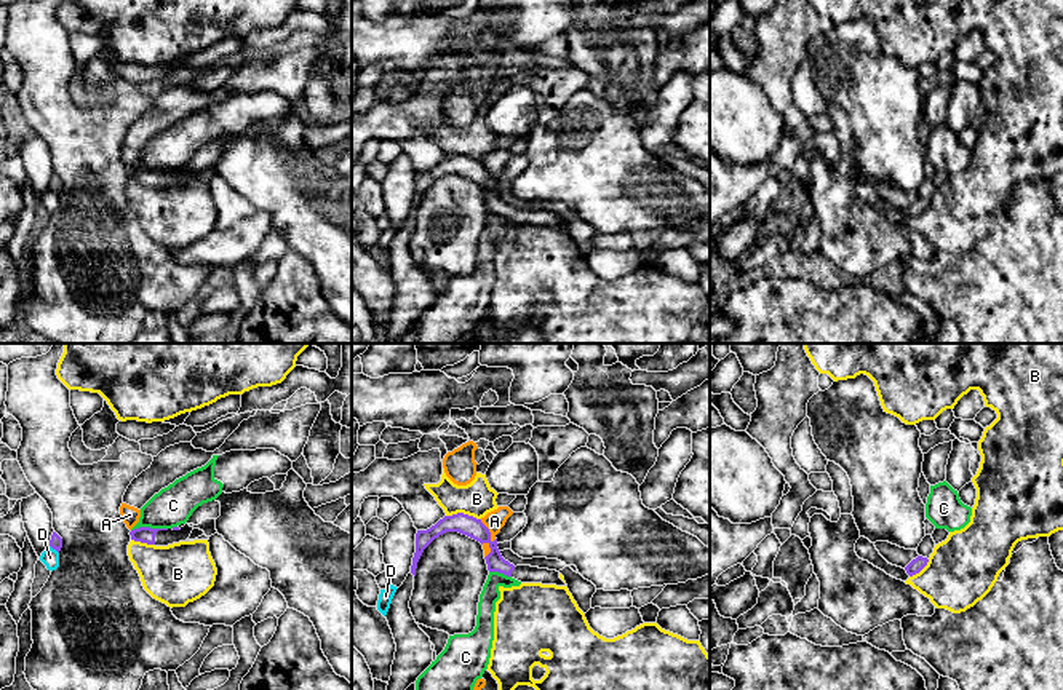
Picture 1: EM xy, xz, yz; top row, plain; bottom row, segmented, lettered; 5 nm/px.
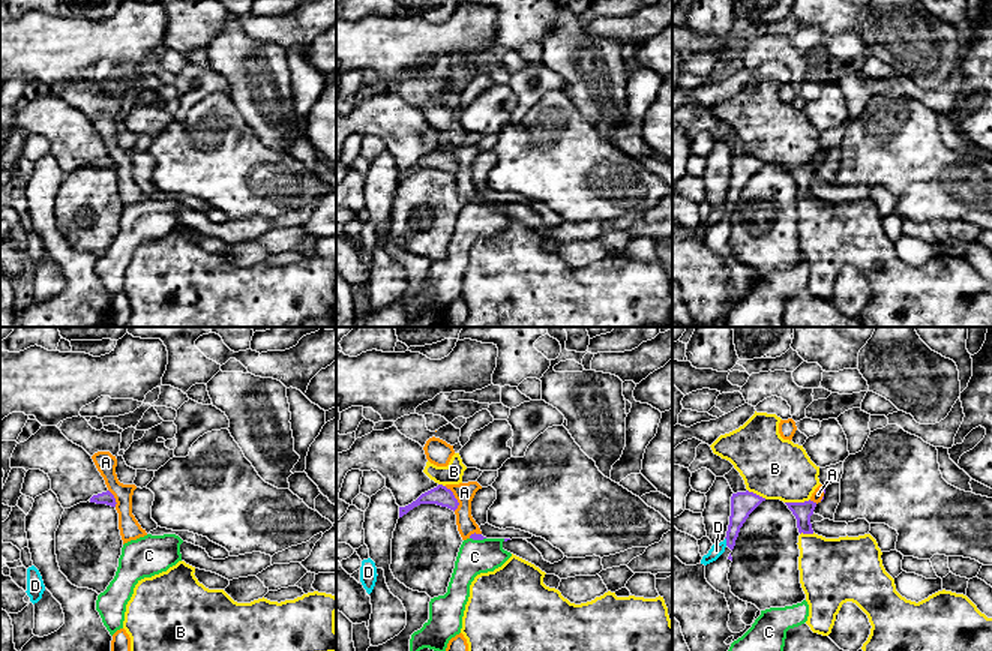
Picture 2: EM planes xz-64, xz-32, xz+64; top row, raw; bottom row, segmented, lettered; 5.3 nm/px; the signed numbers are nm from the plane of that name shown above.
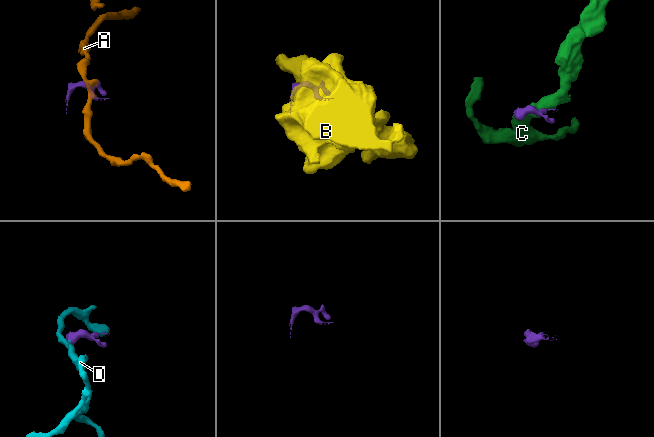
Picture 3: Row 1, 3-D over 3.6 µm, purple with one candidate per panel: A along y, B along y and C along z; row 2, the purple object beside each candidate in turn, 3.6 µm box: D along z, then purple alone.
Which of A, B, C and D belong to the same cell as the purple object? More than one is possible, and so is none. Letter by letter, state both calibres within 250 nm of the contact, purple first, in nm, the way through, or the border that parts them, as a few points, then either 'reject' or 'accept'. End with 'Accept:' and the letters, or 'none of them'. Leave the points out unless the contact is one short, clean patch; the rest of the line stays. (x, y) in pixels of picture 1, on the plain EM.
A: 100/100 nm | along xz (480, 162), (489, 174), (489, 195), (485, 200) | reject
B: 100/180 nm | reject
C: 80/200 nm | along xy (167, 170), (135, 170), (131, 173) | reject
D: 60/90 nm | along xy (50, 187), (58, 195) | reject
Accept: none of them

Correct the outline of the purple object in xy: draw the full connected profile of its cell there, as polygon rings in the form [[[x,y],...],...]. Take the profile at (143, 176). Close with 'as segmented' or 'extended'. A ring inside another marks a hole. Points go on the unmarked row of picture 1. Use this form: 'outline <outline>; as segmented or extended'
outline [[[185,166],[184,169],[173,169],[173,171],[150,171],[150,169],[139,169],[129,174],[131,182],[155,187],[155,188],[168,188],[173,185],[189,182],[193,169]]]; extended

